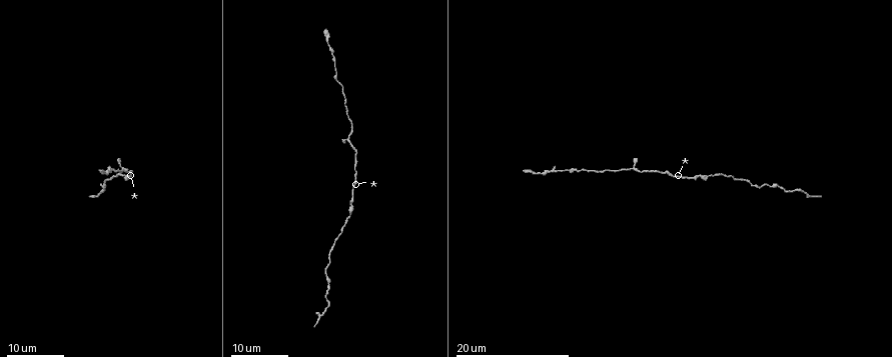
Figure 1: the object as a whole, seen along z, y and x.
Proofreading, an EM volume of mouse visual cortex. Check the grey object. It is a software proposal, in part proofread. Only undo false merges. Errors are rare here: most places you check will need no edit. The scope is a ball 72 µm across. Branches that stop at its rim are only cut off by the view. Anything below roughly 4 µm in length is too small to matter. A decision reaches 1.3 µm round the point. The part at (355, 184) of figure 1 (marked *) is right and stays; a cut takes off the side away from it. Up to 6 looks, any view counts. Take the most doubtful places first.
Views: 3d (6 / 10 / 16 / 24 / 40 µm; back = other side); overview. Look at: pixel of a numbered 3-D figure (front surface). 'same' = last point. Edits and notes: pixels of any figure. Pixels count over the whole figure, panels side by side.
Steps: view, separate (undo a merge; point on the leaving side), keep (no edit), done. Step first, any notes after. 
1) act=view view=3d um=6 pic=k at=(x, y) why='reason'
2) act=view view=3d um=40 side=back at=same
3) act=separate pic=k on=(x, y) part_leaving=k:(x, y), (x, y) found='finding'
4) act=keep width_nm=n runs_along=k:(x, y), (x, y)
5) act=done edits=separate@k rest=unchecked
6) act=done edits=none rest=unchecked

act=view view=3d um=24 pic=1 at=(350, 136) why='side arm on a straight run'

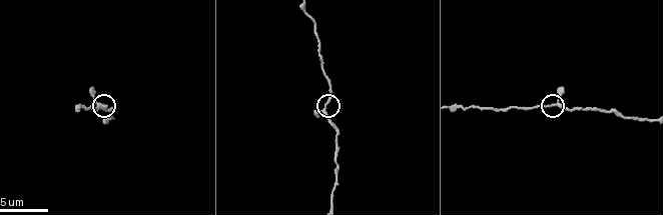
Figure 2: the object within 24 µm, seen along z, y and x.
act=view view=3d um=6 pic=2 at=(552, 106) why='closer look'

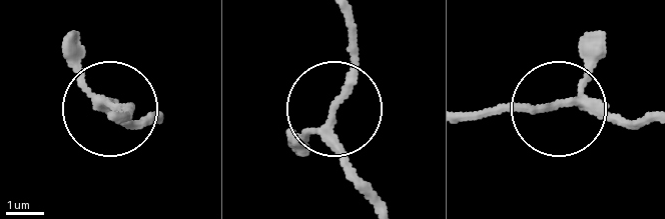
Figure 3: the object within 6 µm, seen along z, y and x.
act=keep arms=3 runs_along=3:(377, 200), (336, 123), (349, 18) found='continuous, no second neuron'

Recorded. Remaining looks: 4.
act=view view=3d um=24 pic=1 at=(329, 286) why='sudden change in width'

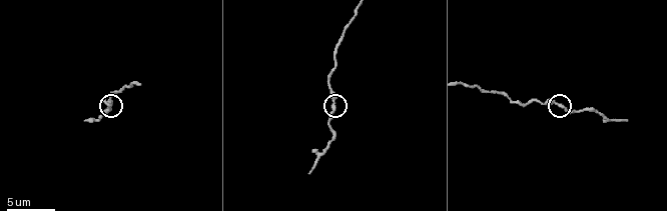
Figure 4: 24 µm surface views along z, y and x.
act=view view=3d um=10 pic=4 at=(561, 108)

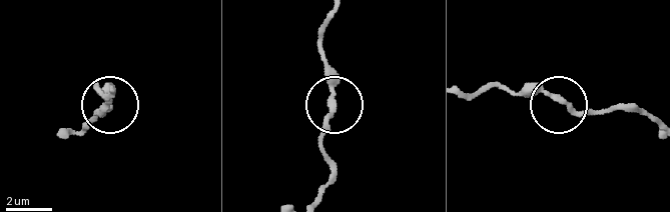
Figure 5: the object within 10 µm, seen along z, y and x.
act=keep runs_along=5:(464, 92), (498, 84), (584, 113), (611, 113) found='continuous, no second neuron'

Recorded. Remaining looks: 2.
act=view view=3d um=24 pic=1 at=(694, 177) why='thick turns thin'

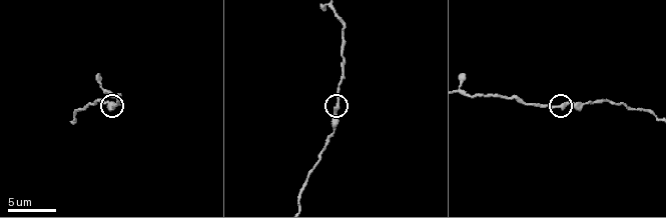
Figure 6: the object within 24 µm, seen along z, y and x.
act=view view=3d um=6 pic=6 at=(562, 105)

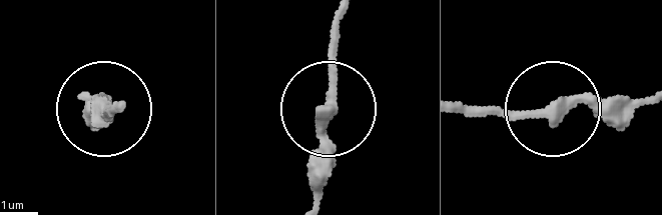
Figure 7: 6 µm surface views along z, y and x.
act=keep width_nm=320 runs_along=7:(458, 102), (554, 109), (640, 99) found='all the same neuron'

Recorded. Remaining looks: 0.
act=done edits=none rest=unchecked

